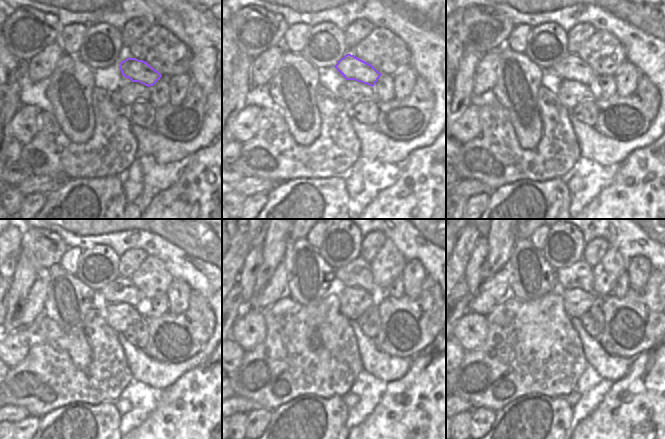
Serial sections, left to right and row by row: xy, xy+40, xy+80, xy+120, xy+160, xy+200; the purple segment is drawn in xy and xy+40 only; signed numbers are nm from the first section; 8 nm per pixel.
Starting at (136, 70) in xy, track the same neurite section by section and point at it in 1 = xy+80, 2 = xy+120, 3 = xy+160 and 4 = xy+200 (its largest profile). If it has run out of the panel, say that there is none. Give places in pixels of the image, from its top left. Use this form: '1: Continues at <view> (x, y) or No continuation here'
1: Continues at xy+80 (572, 67)
2: Continues at xy+120 (122, 289)
3: Continues at xy+160 (356, 274)
4: Continues at xy+200 (579, 275)

